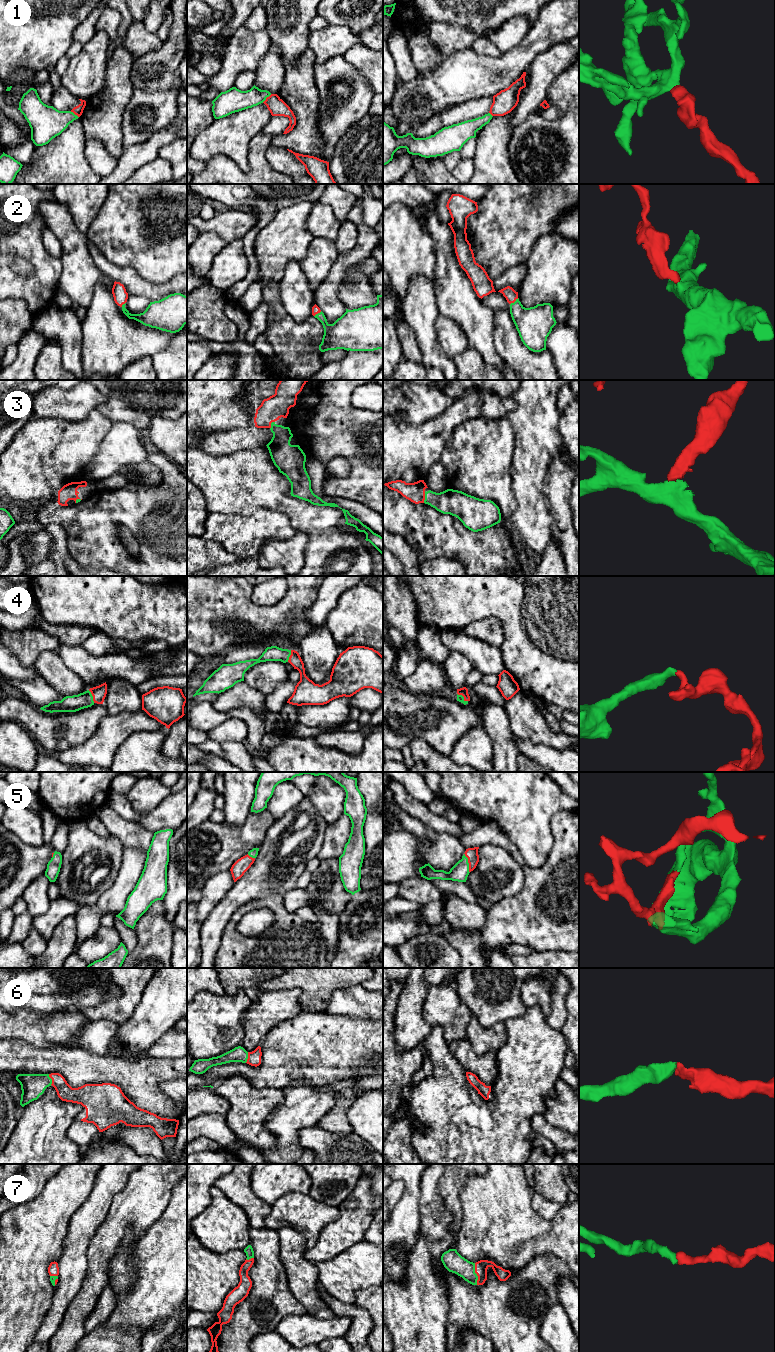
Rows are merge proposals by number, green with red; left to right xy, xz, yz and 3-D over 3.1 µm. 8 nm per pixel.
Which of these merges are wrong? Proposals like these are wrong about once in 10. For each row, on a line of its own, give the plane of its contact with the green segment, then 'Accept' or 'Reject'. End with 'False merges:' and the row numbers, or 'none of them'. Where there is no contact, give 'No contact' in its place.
1: Touches green in xz. Reject
2: Touches green in yz. Accept
3: Touches green in yz. Accept
4: Touches green in yz. Accept
5: Touches green in yz. Accept
6: Touches green in xy. Accept
7: Touches green in yz. Accept
False merges: 1

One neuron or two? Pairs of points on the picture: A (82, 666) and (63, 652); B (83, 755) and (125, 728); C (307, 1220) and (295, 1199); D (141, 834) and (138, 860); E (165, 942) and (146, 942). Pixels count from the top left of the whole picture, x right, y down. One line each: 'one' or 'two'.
A: one
B: one
C: one
D: two
E: one

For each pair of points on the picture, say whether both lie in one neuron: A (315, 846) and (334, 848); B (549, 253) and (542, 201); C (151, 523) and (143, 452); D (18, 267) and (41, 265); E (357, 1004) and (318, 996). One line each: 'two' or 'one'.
A: two
B: two
C: two
D: two
E: two

